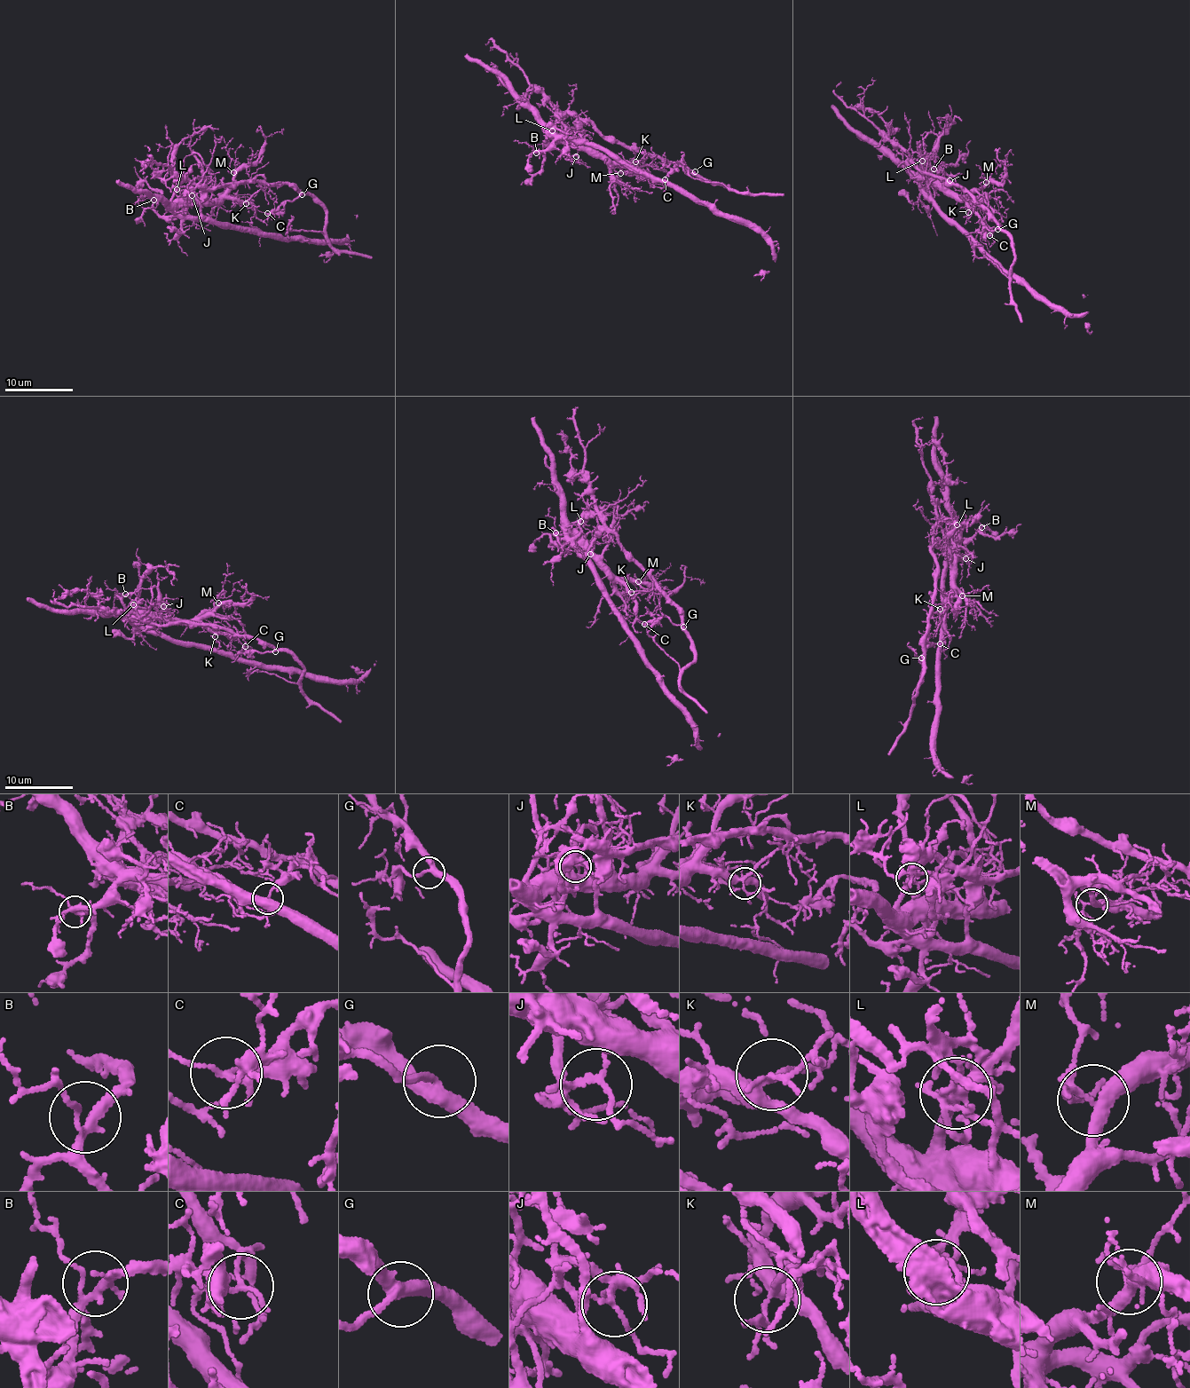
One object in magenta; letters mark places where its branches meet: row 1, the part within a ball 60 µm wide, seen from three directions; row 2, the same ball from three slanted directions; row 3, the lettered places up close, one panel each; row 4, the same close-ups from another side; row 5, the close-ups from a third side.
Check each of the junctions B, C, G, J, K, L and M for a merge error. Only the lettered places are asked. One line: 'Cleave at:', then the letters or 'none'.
Cleave at: C, L

